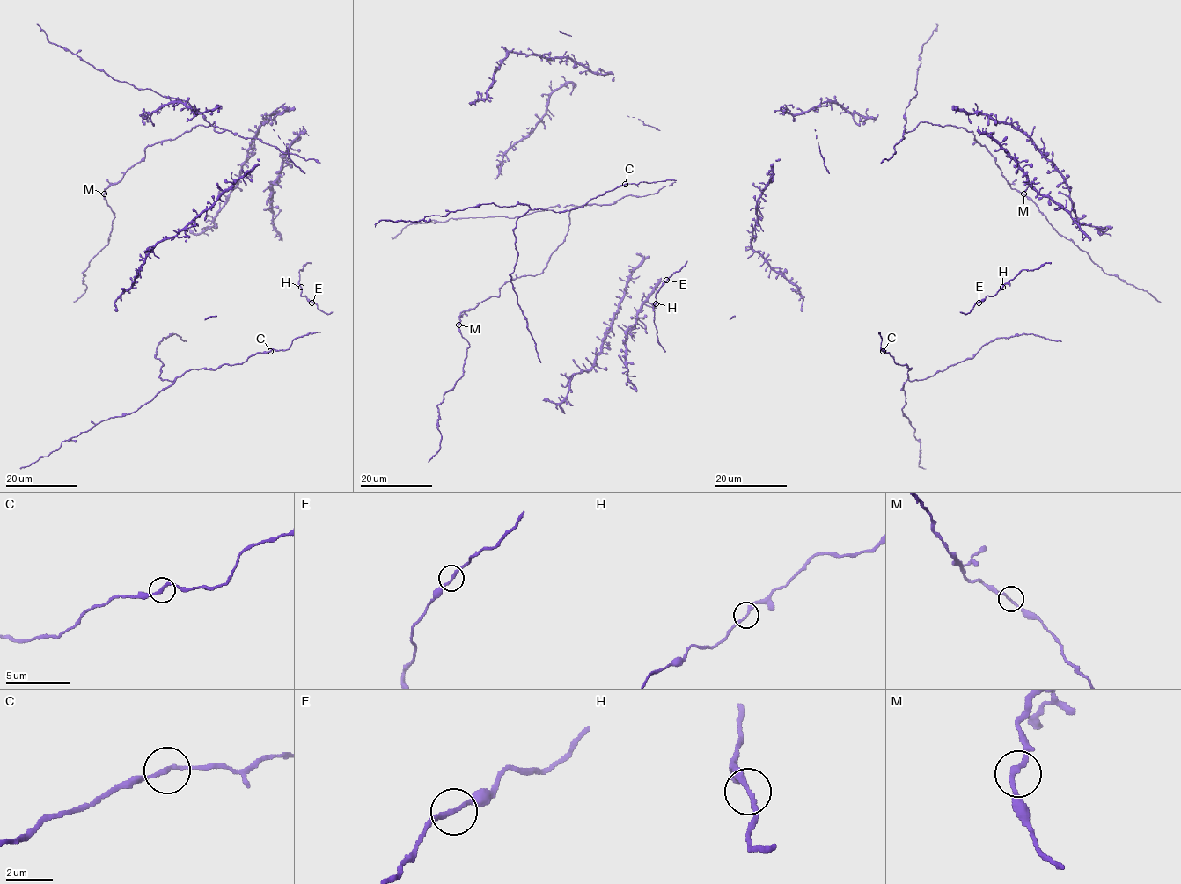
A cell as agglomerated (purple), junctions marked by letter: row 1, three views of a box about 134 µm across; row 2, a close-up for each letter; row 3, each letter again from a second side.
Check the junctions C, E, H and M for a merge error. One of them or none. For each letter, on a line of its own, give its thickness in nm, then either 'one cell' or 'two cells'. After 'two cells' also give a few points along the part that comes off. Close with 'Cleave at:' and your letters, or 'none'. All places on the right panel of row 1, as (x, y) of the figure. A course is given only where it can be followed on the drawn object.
C: calibre 200 nm; one cell
E: calibre 200 nm; one cell
H: calibre 240 nm; one cell
M: calibre 200 nm; one cell
Cleave at: none

